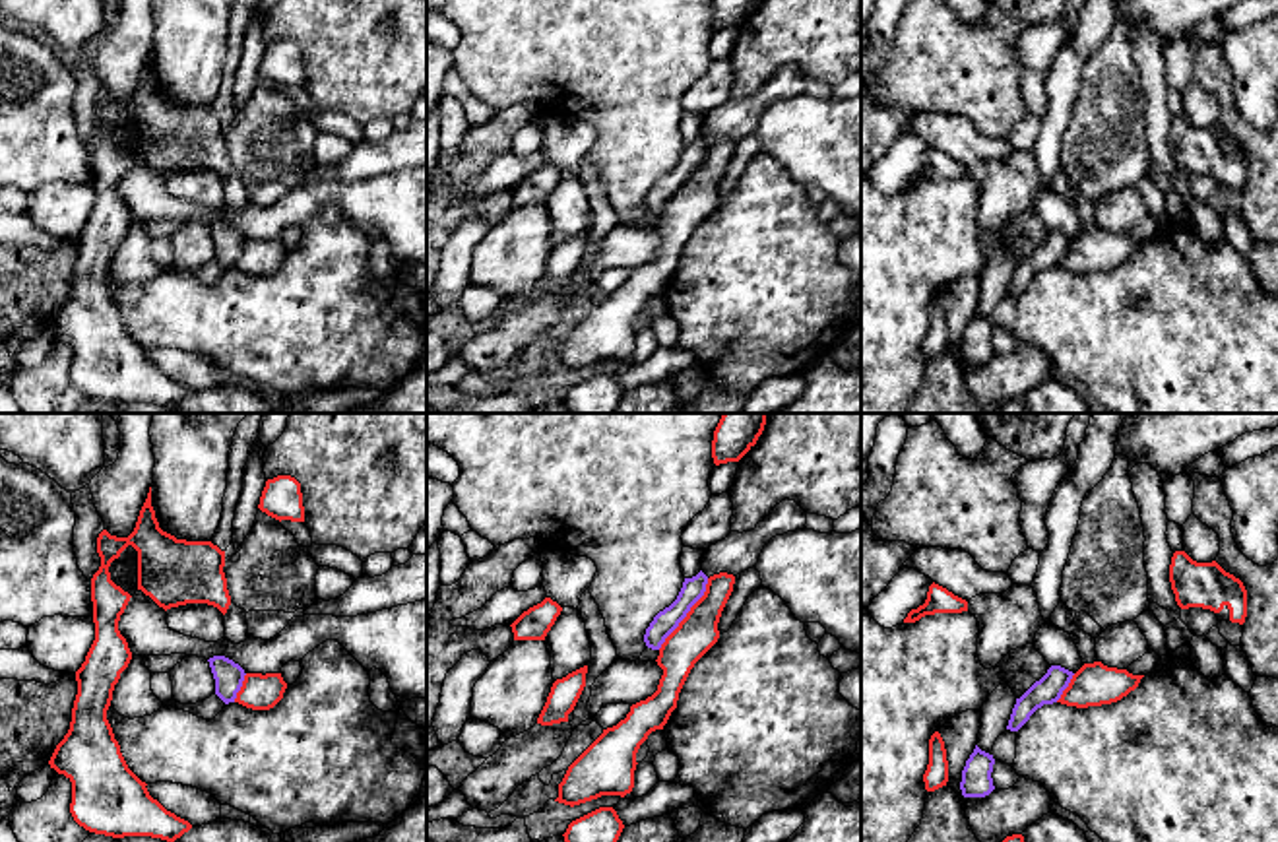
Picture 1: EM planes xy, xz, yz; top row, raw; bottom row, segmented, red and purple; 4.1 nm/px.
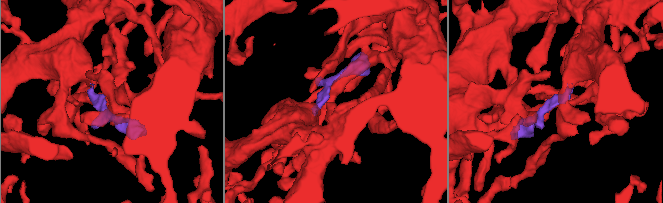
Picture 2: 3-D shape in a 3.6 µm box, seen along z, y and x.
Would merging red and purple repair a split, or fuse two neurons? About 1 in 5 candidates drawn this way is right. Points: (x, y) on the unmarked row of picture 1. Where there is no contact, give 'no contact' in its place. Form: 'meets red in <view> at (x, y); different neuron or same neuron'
meets red in xz at (687, 179); same neuron

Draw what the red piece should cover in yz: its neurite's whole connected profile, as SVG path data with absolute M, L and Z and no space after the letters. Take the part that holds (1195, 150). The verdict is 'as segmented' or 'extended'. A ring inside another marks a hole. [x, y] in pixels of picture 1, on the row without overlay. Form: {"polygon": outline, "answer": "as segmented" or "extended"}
{"polygon": "M1175 116L1169 130L1169 147L1181 175L1202 173L1220 178L1228 173L1231 188L1245 188L1247 155L1216 126L1197 128L1185 116Z", "answer": "as segmented"}

